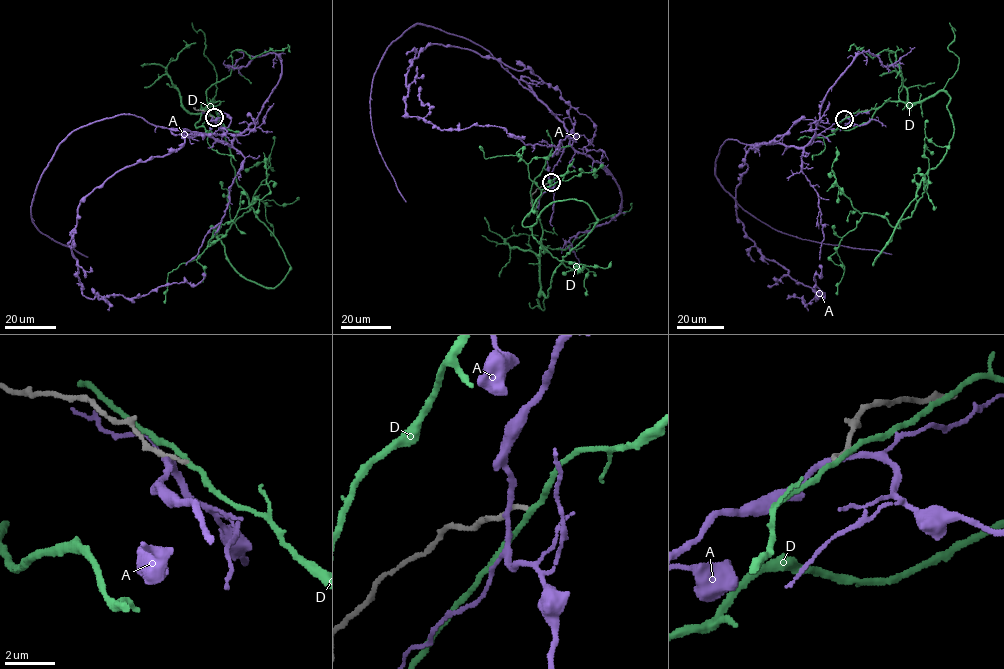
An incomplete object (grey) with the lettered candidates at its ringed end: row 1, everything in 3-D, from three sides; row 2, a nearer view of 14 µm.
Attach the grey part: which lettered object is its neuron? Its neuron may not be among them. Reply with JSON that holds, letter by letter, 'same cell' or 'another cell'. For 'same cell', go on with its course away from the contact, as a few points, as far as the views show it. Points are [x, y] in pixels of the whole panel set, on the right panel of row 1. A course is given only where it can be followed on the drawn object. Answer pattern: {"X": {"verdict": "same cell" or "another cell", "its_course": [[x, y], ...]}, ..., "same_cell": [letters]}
{"A": {"verdict": "another cell"}, "D": {"verdict": "another cell"}, "same_cell": []}

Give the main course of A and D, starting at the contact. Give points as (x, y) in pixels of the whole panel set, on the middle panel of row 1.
A: (549, 183), (569, 139), (521, 78), (542, 84), (532, 70), (442, 45), (411, 61), (405, 117), (522, 136)
D: (551, 183), (535, 209), (547, 297), (591, 208), (555, 201), (524, 226), (541, 191), (527, 164), (479, 147)

